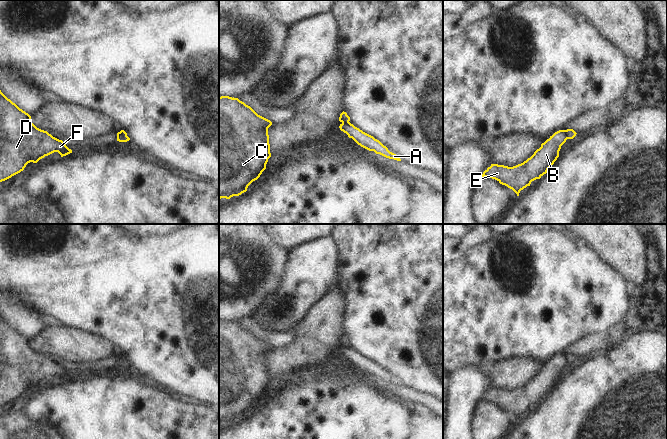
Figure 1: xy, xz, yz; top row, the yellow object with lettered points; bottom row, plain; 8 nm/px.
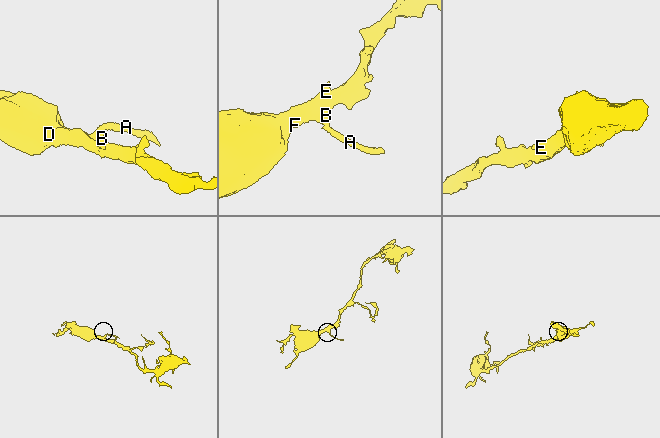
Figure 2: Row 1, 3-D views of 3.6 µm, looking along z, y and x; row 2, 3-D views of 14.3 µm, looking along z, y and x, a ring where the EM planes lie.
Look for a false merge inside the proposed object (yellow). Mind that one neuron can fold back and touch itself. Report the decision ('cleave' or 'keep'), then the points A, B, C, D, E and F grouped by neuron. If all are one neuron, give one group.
cleave | A / B C D E F

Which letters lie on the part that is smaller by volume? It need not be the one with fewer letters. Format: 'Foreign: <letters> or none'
Foreign: A

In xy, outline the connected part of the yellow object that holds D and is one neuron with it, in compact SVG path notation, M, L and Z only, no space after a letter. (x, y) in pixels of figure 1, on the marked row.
M0 90L0 182L23 171L28 163L37 163L54 152L58 152L63 157L72 153L72 150L62 140L37 128L32 123L31 116Z

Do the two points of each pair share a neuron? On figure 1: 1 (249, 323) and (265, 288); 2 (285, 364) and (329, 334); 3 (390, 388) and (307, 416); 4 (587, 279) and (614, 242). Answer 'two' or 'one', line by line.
1: two
2: one
3: two
4: two

